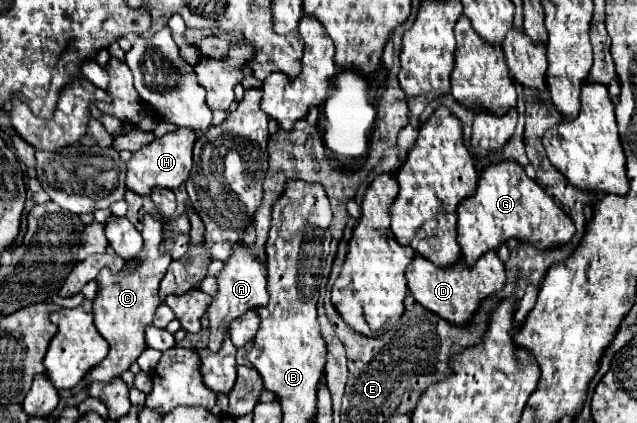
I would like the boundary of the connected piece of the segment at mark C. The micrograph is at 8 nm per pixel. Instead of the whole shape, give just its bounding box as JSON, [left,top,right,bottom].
[62,215,172,397]

